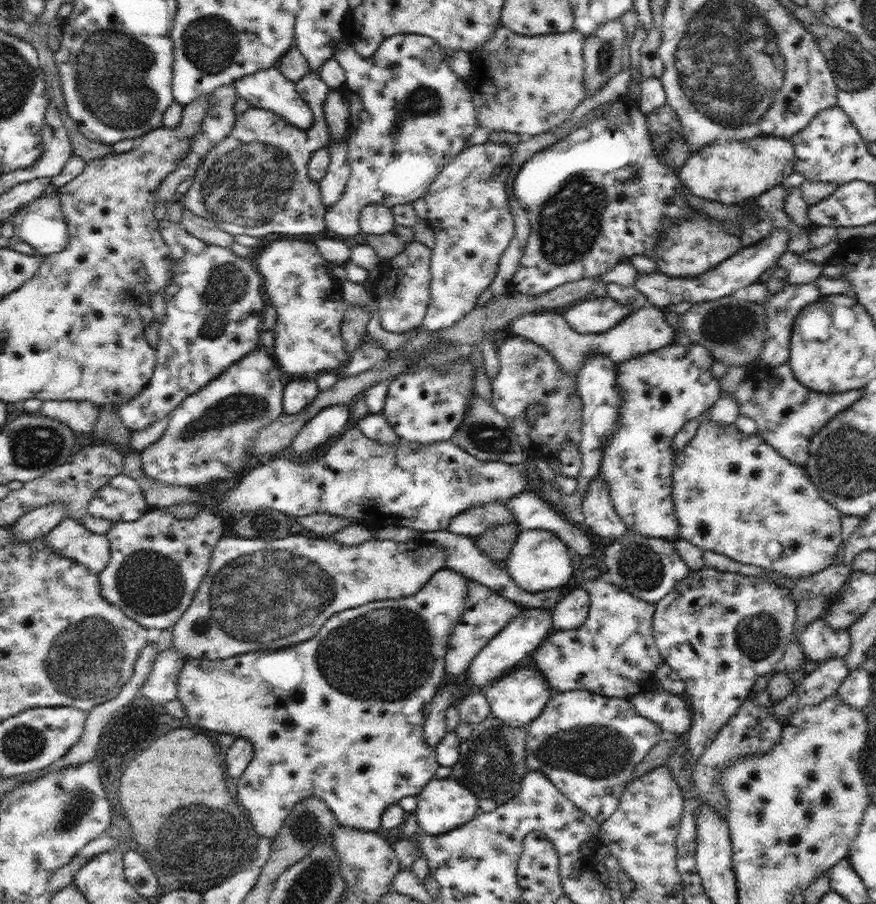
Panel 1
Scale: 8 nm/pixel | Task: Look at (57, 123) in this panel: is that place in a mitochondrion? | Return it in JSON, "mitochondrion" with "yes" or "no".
{"mitochondrion":"no"}

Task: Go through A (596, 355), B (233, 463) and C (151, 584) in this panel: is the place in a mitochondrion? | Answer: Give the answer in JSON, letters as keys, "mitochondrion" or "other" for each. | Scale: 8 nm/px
{"A":"other","B":"other","C":"mitochondrion"}

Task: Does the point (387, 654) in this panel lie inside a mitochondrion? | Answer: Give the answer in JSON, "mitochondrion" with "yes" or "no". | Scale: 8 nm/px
{"mitochondrion":"yes"}

